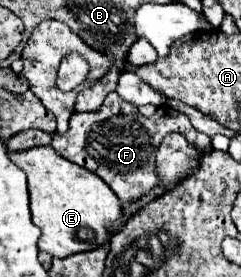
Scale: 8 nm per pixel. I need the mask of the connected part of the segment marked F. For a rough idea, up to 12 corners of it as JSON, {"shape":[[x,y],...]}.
{"shape":[[110,92],[52,146],[122,204],[158,186],[154,132],[212,138],[164,104],[146,118]]}

